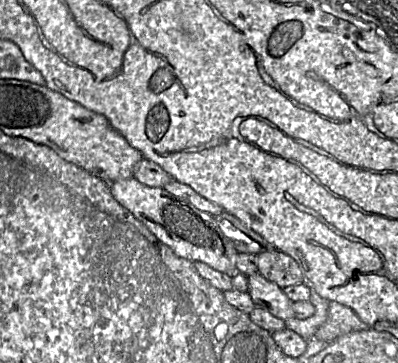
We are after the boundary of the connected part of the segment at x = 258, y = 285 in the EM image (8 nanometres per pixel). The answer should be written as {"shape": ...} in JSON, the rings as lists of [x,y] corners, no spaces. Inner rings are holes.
{"shape":[[[259,273],[245,276],[247,292],[256,308],[262,308],[283,320],[295,317],[293,301],[284,293],[283,288],[261,276]]]}

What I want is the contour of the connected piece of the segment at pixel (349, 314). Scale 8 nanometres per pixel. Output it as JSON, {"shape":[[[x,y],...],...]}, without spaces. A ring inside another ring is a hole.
{"shape":[[[329,302],[325,322],[316,331],[315,336],[323,341],[332,342],[339,336],[352,331],[372,329],[355,312],[340,303]]]}

